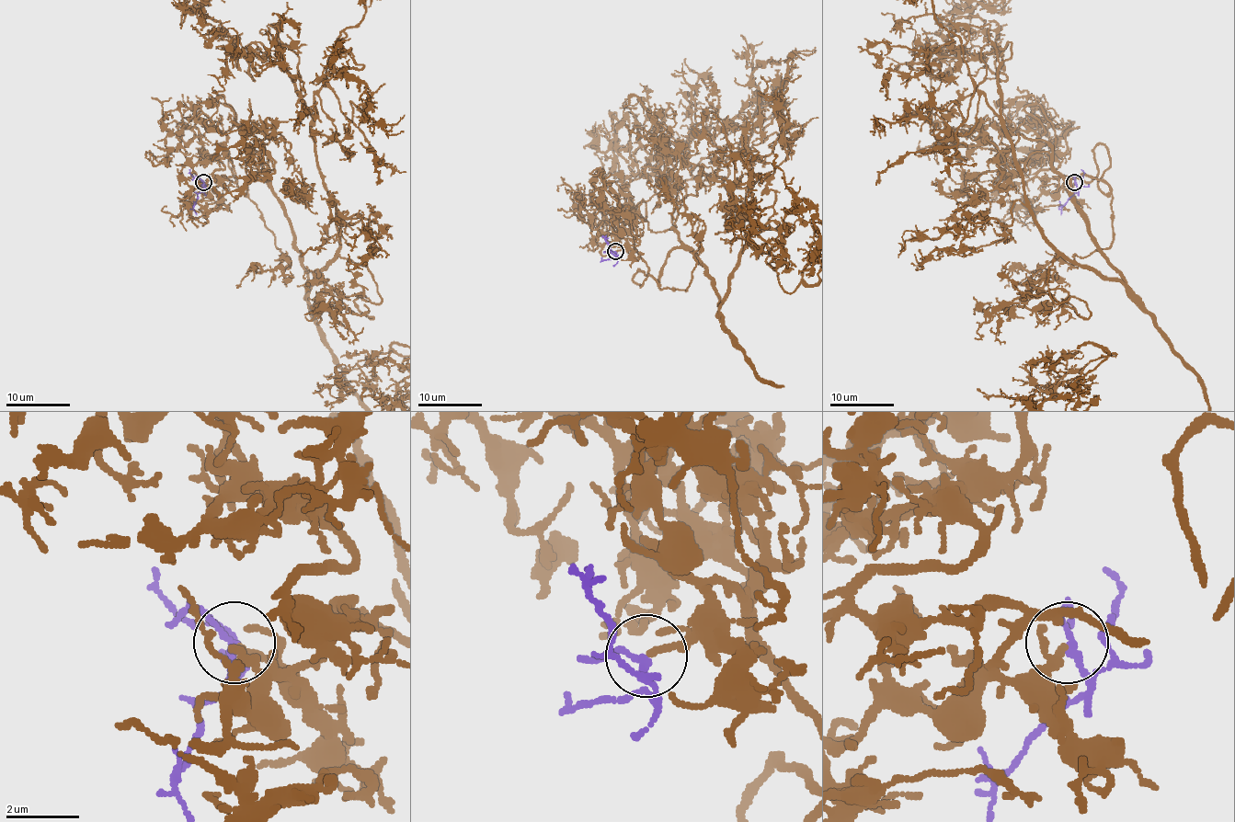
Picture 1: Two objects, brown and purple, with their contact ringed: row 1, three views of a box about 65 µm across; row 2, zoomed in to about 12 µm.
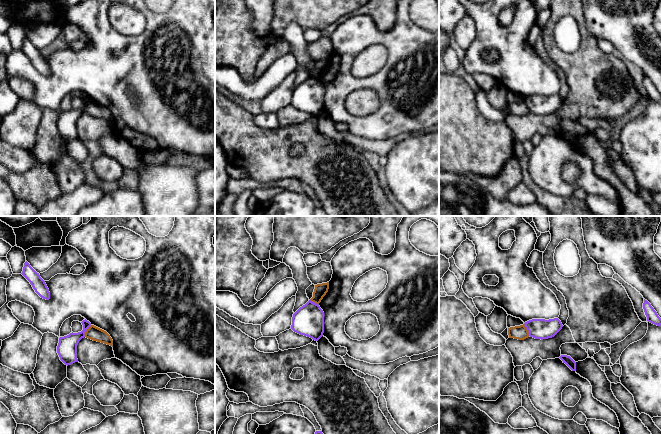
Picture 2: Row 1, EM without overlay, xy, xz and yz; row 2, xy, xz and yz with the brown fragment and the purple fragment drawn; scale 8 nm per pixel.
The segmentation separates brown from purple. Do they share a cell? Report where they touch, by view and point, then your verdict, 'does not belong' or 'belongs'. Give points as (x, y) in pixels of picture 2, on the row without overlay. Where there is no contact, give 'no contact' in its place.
xy (86, 107) | does not belong

